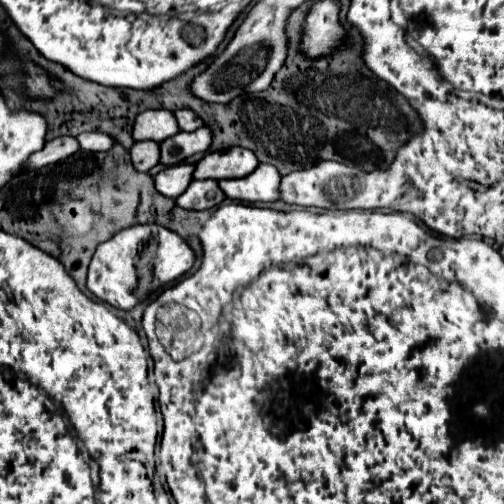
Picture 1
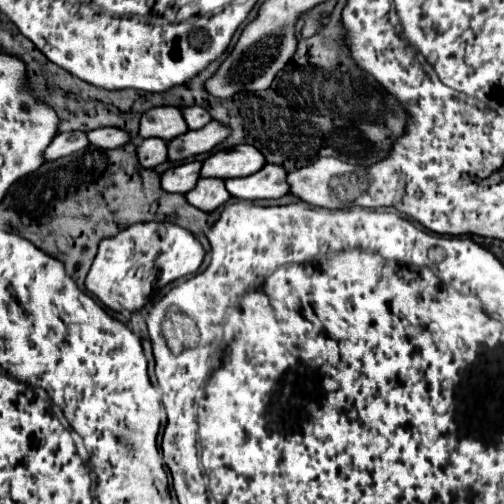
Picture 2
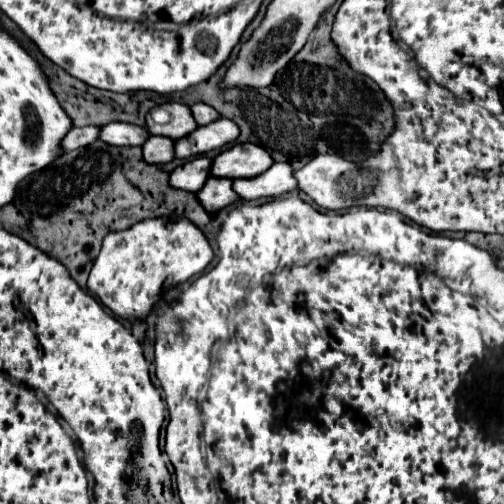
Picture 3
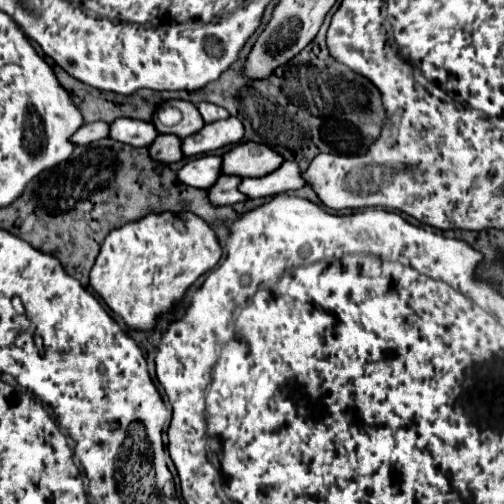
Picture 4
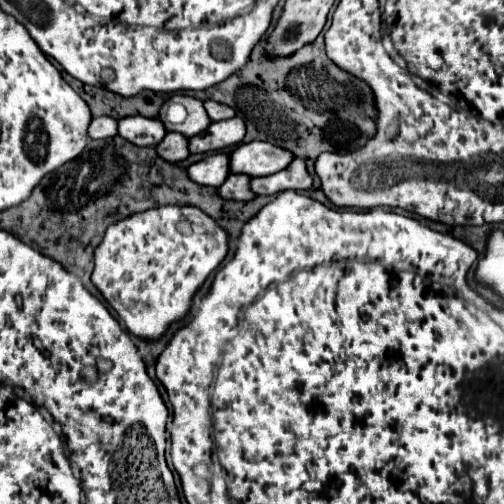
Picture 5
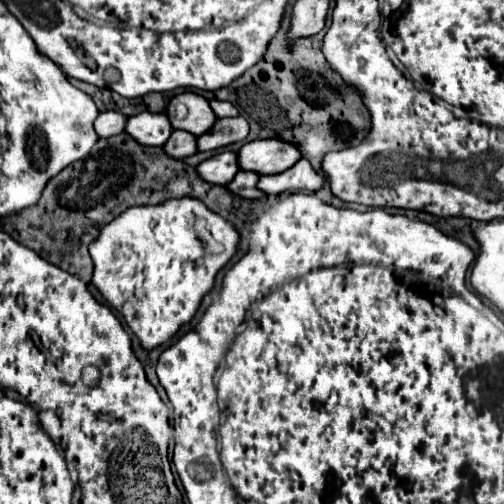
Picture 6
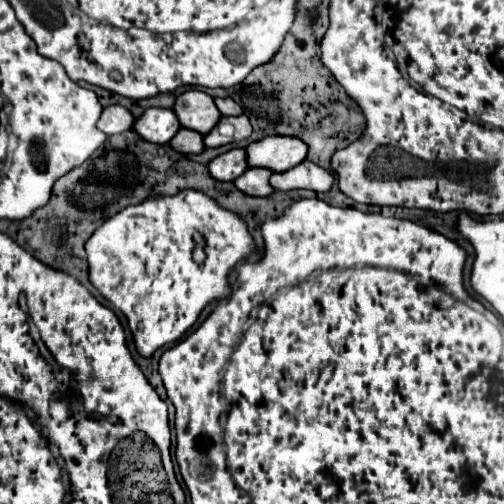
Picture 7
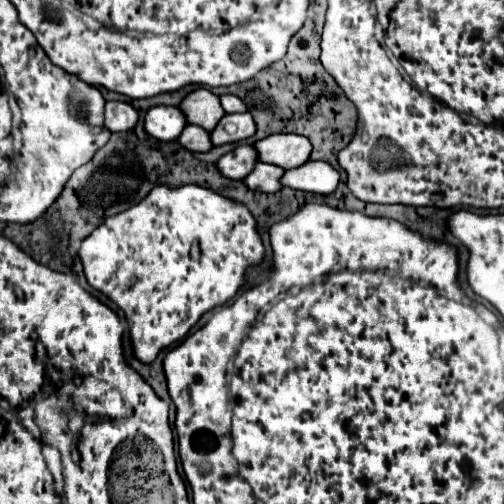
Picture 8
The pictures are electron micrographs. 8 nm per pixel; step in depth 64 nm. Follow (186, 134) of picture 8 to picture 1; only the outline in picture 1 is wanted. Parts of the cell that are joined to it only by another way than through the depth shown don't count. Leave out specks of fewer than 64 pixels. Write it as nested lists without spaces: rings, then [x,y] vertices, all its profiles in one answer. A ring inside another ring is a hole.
[[[154,140],[136,142],[130,148],[130,156],[132,156],[132,164],[136,170],[148,172],[152,166],[156,166],[160,162],[160,144]]]

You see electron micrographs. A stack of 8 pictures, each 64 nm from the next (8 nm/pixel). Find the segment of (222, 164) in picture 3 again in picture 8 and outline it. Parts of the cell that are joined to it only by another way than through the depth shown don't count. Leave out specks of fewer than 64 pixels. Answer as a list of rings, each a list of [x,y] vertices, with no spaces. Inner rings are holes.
[[[272,134],[254,144],[260,150],[260,160],[276,164],[280,168],[298,168],[302,166],[312,152],[312,144],[306,136],[300,134]]]

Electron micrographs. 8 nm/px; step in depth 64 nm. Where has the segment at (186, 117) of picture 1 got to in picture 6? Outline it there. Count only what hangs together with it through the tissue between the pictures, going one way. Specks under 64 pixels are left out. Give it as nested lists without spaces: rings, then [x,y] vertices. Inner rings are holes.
[[[212,98],[210,104],[212,104],[212,110],[216,112],[218,118],[224,118],[224,116],[238,116],[238,108],[236,108],[234,104],[230,104],[230,102],[222,102],[222,100]]]

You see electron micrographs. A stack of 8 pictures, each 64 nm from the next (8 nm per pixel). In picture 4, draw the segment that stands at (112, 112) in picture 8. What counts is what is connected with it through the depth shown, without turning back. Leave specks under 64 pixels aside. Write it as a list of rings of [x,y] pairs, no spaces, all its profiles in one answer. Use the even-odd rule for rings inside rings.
[[[96,120],[96,122],[84,124],[84,128],[80,128],[80,132],[76,132],[76,136],[72,136],[72,142],[74,144],[90,144],[90,142],[108,138],[108,134],[110,134],[110,124]]]

